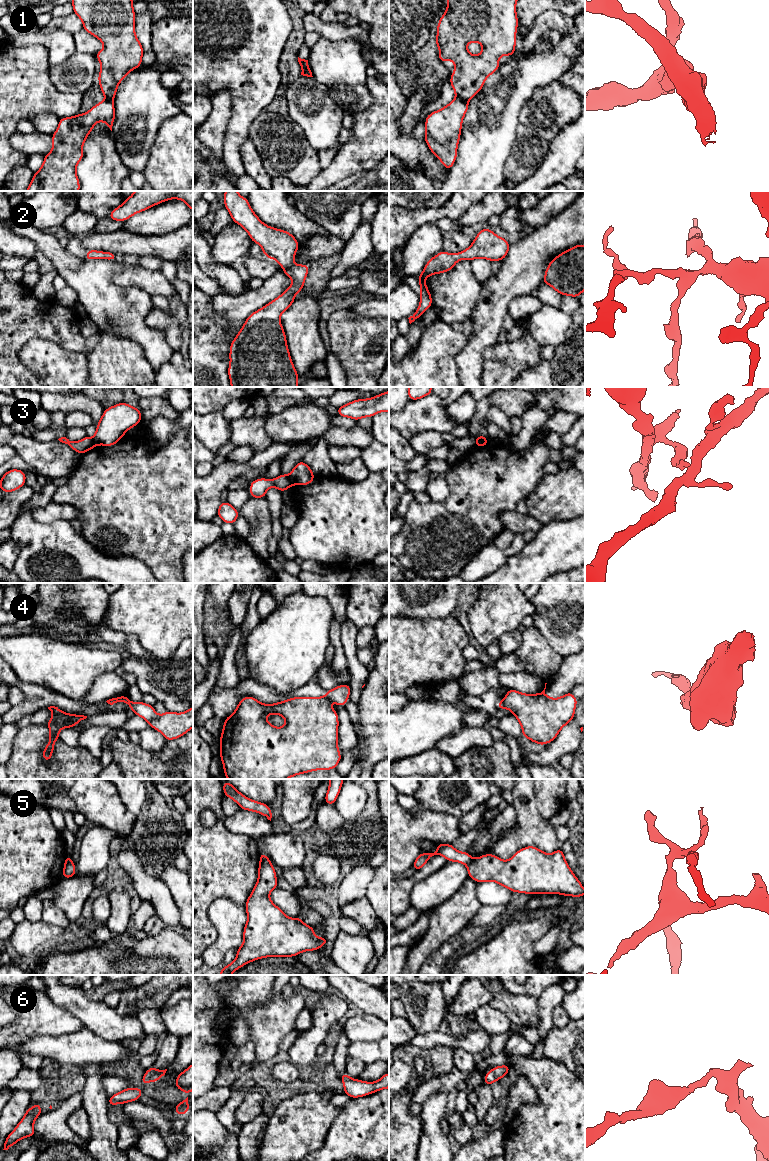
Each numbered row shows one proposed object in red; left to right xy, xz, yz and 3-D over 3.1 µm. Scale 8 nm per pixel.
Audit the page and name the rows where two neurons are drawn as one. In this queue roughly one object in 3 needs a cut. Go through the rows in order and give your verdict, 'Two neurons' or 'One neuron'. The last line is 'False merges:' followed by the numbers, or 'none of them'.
1: Two neurons
2: One neuron
3: Two neurons
4: Two neurons
5: Two neurons
6: One neuron
False merges: 1, 3, 4, 5

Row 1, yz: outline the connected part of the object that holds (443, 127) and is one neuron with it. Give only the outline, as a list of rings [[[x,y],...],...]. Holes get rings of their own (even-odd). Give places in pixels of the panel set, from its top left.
[[[456,97],[442,109],[430,113],[425,119],[424,140],[448,171],[457,158],[462,122],[468,108],[468,102]]]

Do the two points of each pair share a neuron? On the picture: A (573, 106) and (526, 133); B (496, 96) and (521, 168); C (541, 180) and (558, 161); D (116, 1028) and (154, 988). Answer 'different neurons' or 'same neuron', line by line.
A: different neurons
B: different neurons
C: same neuron
D: different neurons

